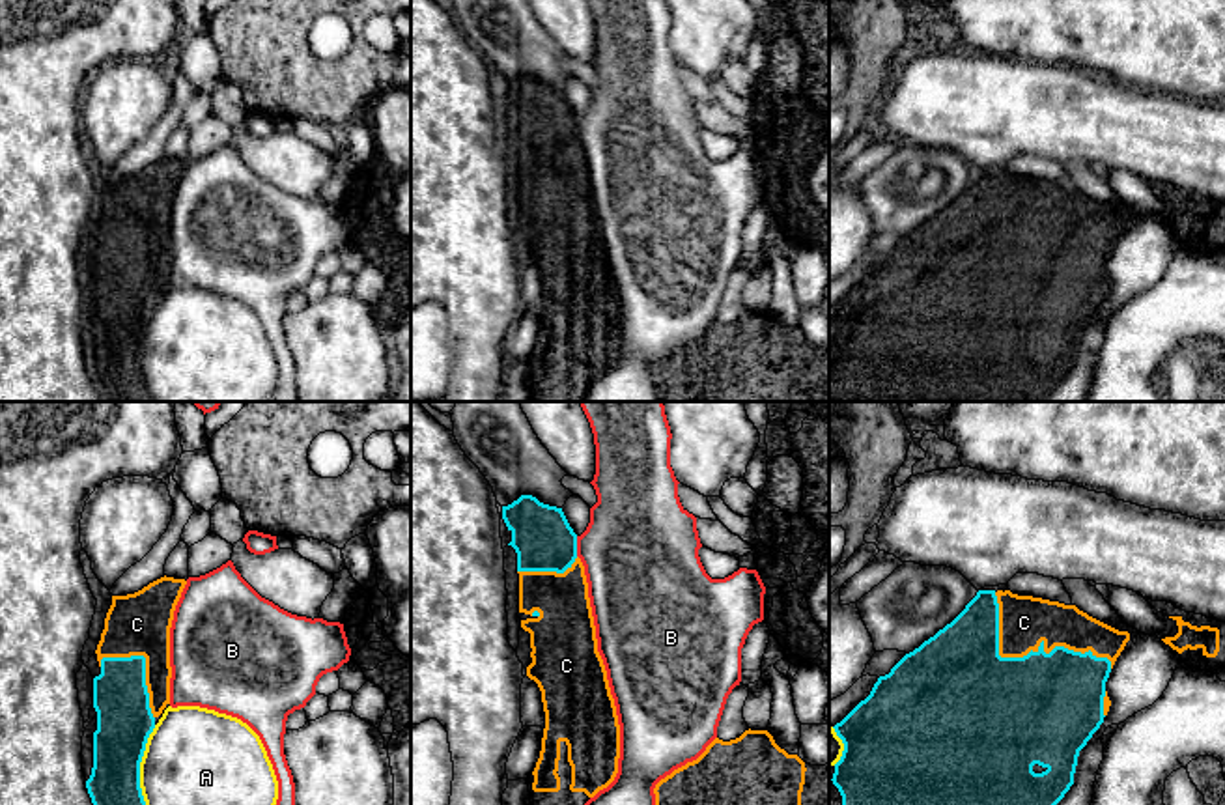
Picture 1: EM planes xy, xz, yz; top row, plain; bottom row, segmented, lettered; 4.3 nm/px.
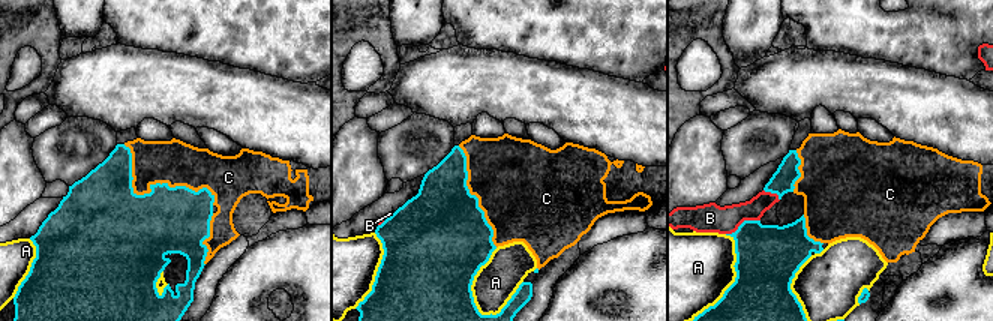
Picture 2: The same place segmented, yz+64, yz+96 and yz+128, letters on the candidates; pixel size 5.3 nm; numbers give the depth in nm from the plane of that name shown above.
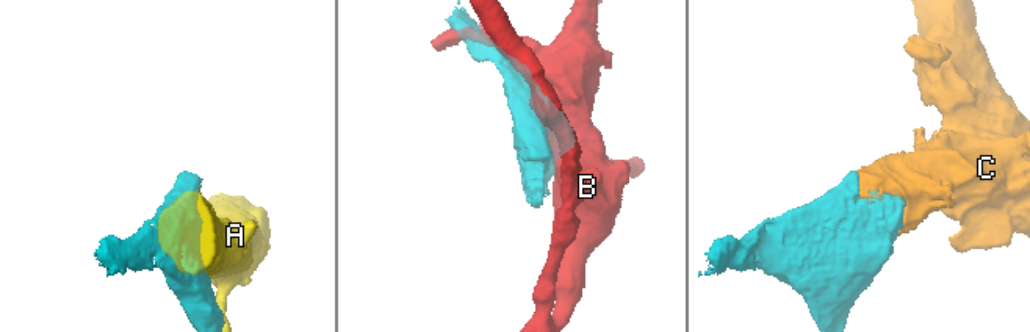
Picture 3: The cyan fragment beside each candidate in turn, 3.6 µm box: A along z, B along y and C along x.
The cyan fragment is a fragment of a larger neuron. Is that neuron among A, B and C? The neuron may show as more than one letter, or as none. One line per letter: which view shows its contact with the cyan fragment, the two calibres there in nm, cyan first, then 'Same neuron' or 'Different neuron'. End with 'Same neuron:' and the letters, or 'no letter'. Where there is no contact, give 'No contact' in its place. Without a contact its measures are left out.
A: Touches cyan in xy. Thickness 240 nm (cyan) against 500 nm. Different neuron
B: Touches cyan in xz. Thickness 260 nm (cyan) against 460 nm. Different neuron
C: Touches cyan in yz. Thickness 480 nm (cyan) against 220 nm. Same neuron
Same neuron: C

